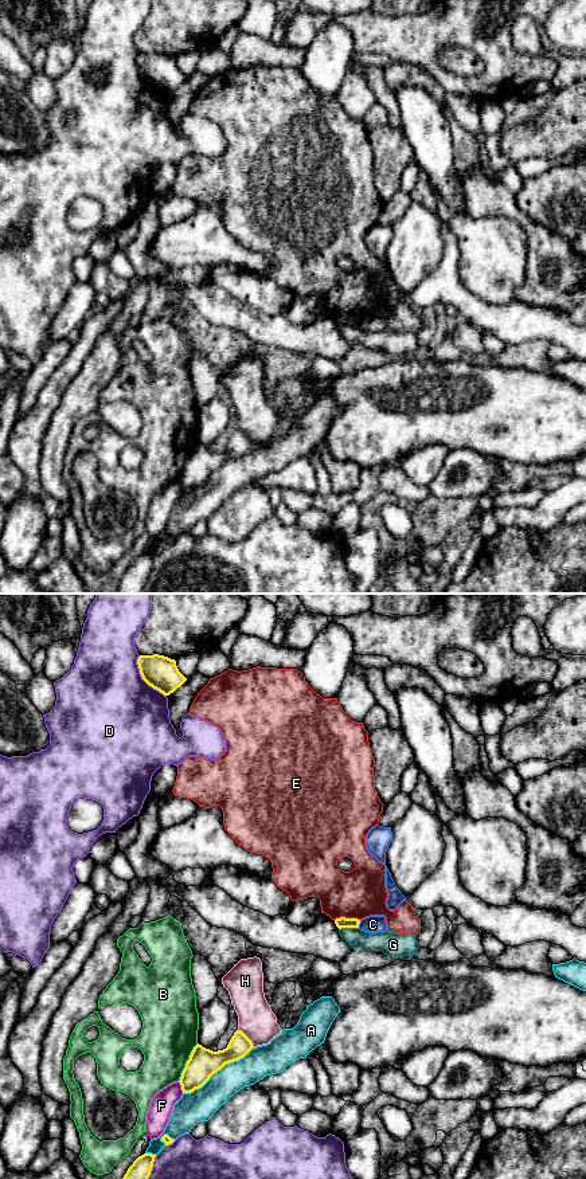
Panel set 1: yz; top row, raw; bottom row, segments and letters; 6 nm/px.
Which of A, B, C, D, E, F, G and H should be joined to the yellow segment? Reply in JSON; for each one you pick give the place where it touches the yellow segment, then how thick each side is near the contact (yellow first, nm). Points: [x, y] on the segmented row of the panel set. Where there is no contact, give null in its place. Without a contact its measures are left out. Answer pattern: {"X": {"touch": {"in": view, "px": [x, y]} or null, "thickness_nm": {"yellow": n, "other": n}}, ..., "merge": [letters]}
{"merge": []}

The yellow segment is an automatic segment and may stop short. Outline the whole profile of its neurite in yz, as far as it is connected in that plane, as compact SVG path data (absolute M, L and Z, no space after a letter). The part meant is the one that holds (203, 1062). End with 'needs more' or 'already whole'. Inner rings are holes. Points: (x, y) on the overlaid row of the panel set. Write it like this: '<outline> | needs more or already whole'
M239 1030L234 1033L223 1050L212 1051L196 1045L180 1077L183 1093L202 1088L210 1077L226 1064L243 1058L253 1049L251 1041Z | already whole

